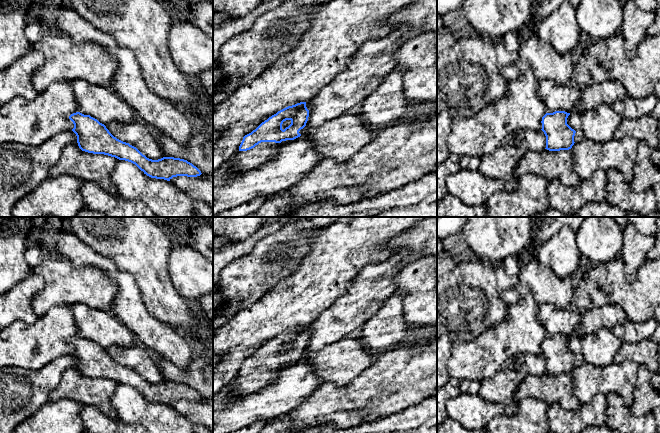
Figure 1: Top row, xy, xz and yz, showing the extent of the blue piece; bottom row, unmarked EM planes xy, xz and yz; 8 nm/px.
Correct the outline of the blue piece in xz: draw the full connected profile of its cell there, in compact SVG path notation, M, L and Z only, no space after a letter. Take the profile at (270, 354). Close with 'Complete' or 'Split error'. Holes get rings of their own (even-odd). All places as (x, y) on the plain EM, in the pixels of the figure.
M306 326L288 330L262 346L255 354L245 359L239 370L239 375L234 379L232 397L239 398L263 389L276 379L280 369L301 360L299 355L306 350L309 334Z. Split error

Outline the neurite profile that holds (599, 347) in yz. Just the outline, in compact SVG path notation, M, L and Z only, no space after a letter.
M599 328L581 337L572 336L567 348L575 355L581 354L584 362L594 366L605 366L613 363L614 357L623 345L612 329Z

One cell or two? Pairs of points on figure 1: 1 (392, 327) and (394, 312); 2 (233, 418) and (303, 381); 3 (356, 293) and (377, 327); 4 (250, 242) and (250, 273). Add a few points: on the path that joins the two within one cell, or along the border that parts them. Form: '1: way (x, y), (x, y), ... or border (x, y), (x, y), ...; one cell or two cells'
1: way (392, 323), (392, 316); one cell
2: way (250, 408), (269, 403), (286, 392); one cell
3: border (386, 299), (357, 330); two cells
4: border (266, 235), (249, 253), (238, 257), (230, 264); two cells

